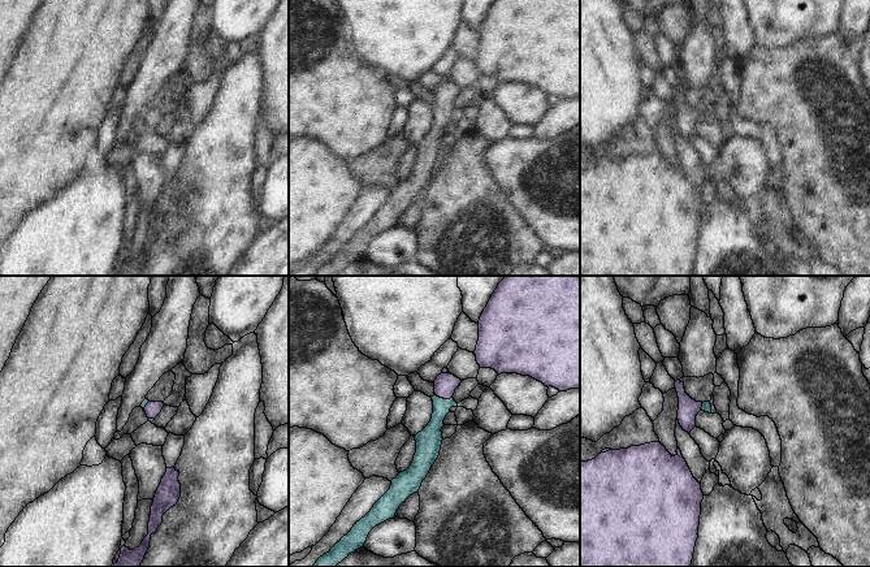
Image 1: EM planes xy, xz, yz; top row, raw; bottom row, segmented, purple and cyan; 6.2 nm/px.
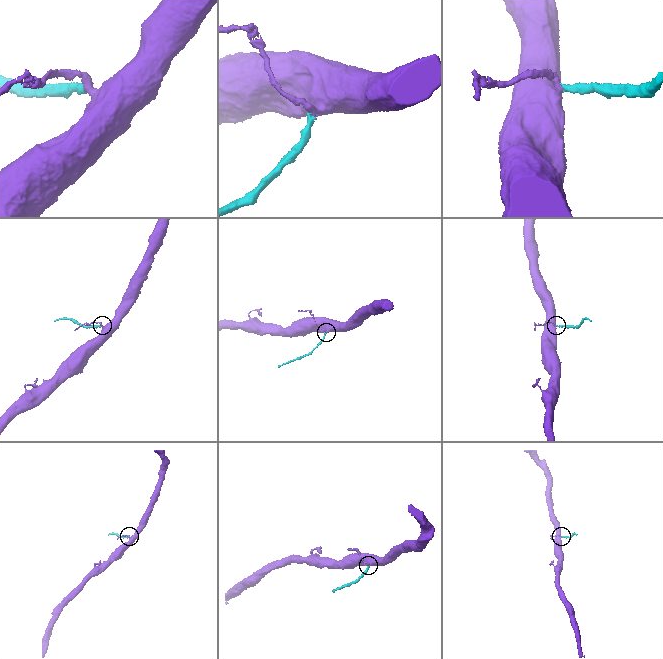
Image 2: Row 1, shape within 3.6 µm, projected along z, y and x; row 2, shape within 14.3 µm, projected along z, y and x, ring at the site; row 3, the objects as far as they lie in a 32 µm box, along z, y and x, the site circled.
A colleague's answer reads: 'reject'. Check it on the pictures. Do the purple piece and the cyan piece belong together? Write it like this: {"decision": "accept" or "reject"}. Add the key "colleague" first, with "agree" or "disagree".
{"colleague": "disagree", "decision": "accept"}

